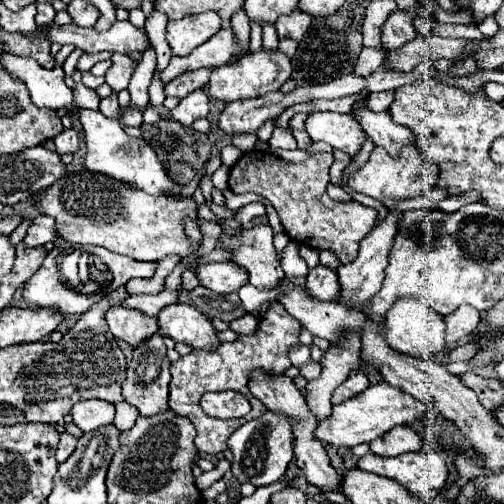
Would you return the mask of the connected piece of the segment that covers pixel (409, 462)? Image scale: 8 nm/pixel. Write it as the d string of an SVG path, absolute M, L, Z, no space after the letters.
M420 450L420 452L410 452L410 454L400 454L400 456L394 456L394 458L382 458L382 456L376 456L372 452L364 454L358 464L356 464L360 470L366 470L366 472L372 472L372 474L378 474L378 476L386 476L386 478L392 478L396 480L398 484L402 484L406 490L410 490L410 494L414 496L420 496L424 500L432 500L436 498L442 488L446 486L446 480L448 480L448 468L446 468L446 462L442 460L442 456L434 450Z

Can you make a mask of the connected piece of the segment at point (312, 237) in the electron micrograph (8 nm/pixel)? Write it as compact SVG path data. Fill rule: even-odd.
M252 150L242 154L242 158L232 166L228 186L236 194L256 192L268 198L290 240L316 250L330 250L342 264L350 264L358 256L360 240L374 228L378 212L360 202L336 202L326 194L332 162L334 156L328 152L310 154L302 162L286 162L270 152Z

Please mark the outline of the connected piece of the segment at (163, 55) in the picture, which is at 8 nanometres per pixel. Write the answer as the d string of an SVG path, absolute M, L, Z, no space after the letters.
M152 10L152 14L146 18L146 24L144 24L144 28L148 32L148 38L150 38L156 54L158 54L158 64L156 66L162 66L162 68L166 68L170 58L172 58L172 50L166 42L166 22L168 22L168 18L166 18L164 12Z

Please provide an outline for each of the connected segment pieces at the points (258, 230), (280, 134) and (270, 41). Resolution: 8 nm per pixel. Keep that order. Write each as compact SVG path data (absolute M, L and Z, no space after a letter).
M252 226L234 238L220 236L218 244L222 248L234 250L232 262L244 266L250 272L250 284L258 290L272 290L286 278L272 244L270 226Z
M276 128L270 138L270 148L296 150L296 138L292 136L292 130L290 128Z
M264 24L262 40L264 40L264 48L278 48L278 32L274 24Z

